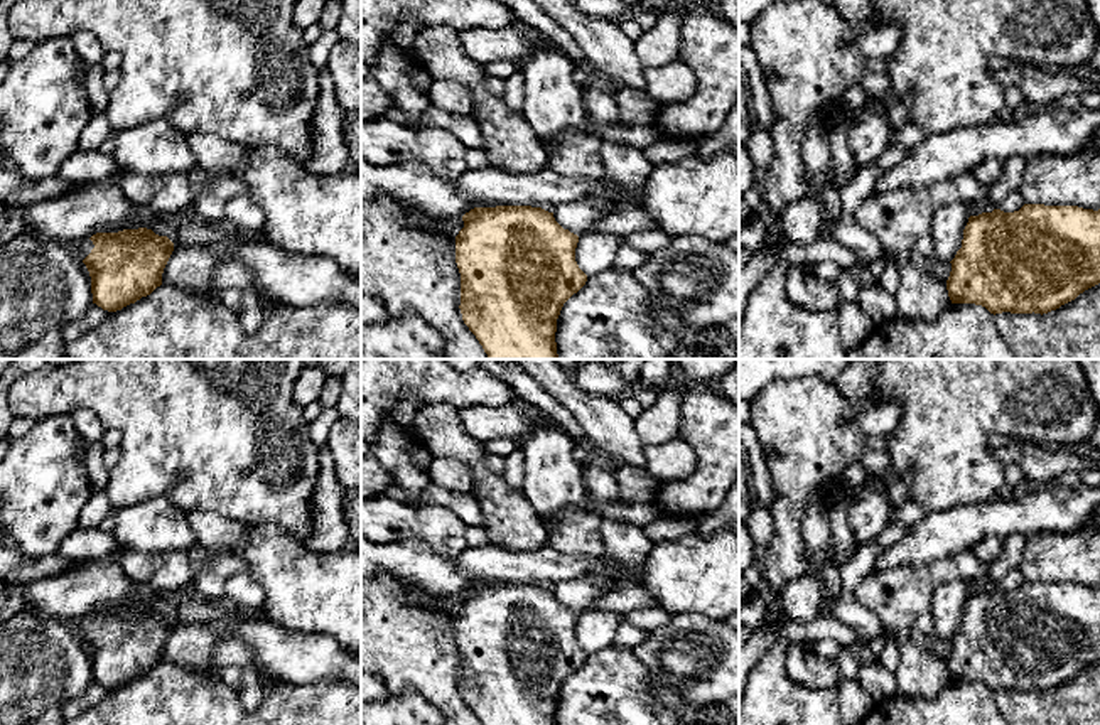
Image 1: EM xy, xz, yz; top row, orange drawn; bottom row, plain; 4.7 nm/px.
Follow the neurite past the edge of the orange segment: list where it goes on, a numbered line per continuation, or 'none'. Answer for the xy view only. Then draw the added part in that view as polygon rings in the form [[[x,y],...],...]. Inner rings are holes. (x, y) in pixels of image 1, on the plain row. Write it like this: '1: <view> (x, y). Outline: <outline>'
1: xy (83, 626). Outline: [[[88,615],[88,617],[83,617],[81,620],[78,620],[74,624],[74,631],[79,634],[79,637],[84,637],[91,627],[94,626],[93,619]]]

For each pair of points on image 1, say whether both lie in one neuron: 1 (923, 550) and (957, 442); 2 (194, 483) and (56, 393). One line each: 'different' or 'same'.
1: different
2: same

